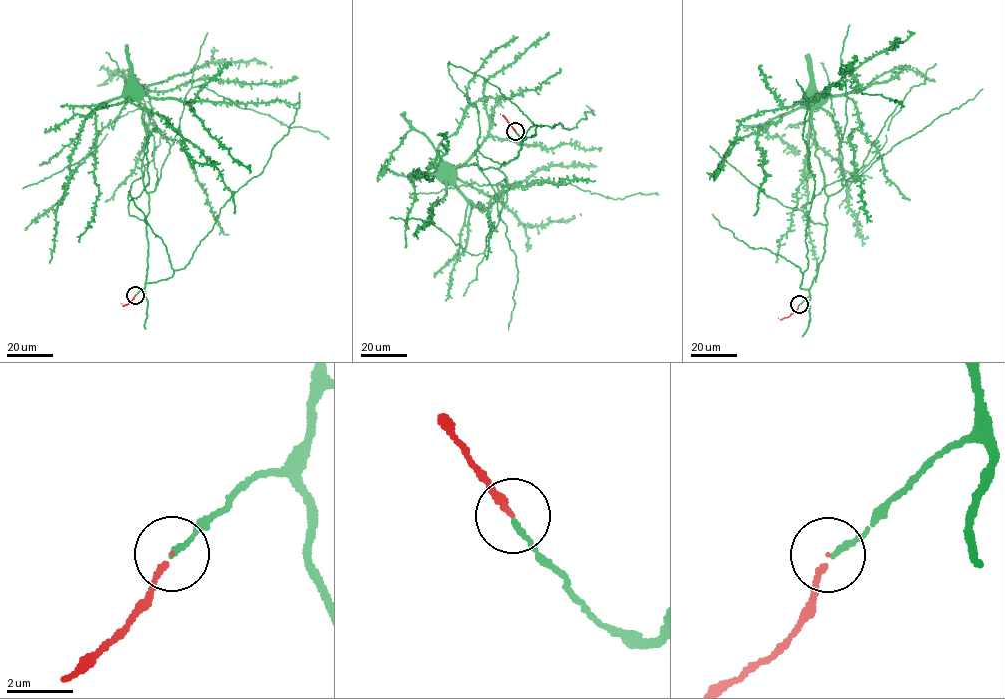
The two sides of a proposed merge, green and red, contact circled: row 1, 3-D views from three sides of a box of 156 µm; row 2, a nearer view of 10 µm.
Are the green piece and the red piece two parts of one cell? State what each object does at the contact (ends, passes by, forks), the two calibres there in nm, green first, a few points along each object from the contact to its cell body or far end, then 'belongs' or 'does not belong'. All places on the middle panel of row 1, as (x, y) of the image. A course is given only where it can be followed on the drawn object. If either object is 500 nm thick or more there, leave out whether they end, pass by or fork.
green ends; red ends; calibres 160 and 130 nm; course green (515, 131), (523, 139), (518, 154), (498, 168), (481, 169), (474, 163), (453, 168), (446, 163), (439, 166); course red (515, 131), (500, 114); belongs

